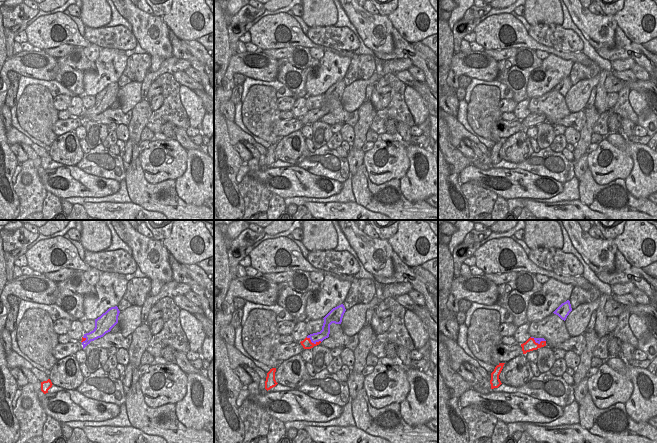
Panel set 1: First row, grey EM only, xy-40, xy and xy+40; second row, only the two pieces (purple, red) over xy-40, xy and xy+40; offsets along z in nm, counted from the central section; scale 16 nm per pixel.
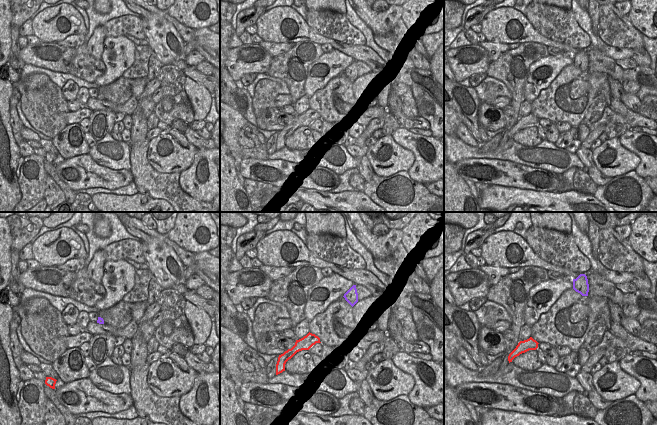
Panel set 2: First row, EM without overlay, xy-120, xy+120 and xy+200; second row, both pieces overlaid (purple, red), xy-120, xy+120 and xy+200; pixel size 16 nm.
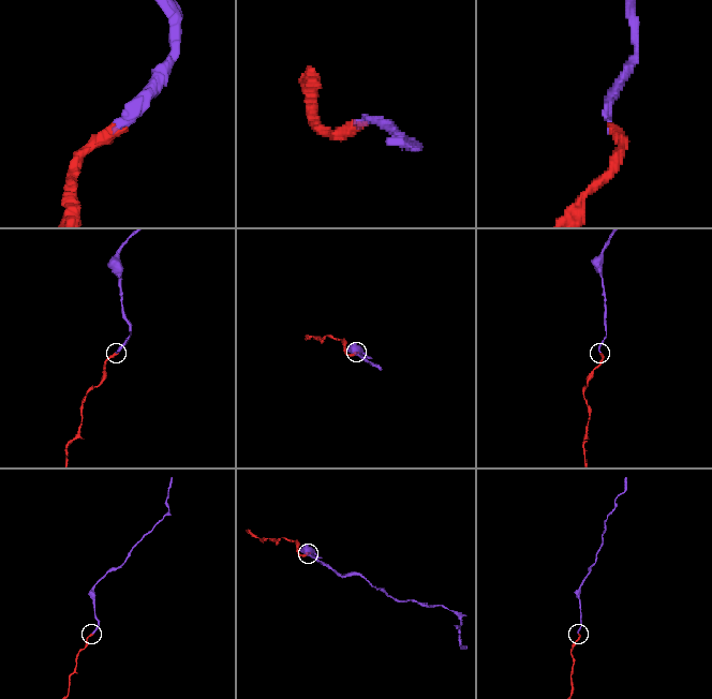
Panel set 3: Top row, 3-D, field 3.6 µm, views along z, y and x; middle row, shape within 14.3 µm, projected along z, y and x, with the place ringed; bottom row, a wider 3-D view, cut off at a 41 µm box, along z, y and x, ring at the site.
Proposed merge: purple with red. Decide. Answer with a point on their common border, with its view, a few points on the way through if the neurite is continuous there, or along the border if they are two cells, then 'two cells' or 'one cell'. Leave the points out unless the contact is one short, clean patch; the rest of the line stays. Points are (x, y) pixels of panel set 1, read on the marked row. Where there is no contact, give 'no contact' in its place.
contact xy (314, 343); way xy (324, 333), (314, 343), (306, 343); one cell

